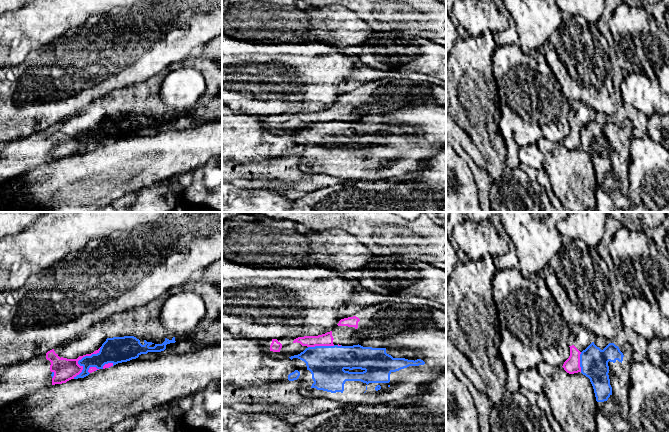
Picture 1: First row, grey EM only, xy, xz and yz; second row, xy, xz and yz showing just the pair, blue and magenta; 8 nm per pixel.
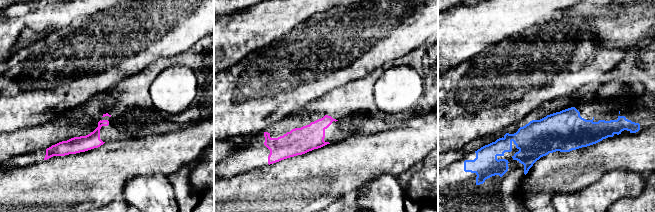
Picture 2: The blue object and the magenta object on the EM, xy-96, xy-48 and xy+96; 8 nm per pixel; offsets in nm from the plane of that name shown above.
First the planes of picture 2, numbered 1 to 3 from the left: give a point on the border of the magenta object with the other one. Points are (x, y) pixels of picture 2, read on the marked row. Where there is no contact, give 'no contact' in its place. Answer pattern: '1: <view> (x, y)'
1: no contact
2: no contact
3: no contact

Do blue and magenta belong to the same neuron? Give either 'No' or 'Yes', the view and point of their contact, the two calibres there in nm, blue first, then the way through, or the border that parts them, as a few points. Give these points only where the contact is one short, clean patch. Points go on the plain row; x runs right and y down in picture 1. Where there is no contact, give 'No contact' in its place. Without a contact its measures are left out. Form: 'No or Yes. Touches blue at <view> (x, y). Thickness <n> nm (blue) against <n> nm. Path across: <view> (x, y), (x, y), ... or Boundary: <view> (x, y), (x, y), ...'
No. Touches blue at xy (82, 134). Thickness 190 nm (blue) against 180 nm

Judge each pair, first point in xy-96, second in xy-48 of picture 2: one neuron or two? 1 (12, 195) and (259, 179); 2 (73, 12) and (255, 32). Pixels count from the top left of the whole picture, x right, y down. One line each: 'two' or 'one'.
1: one
2: one

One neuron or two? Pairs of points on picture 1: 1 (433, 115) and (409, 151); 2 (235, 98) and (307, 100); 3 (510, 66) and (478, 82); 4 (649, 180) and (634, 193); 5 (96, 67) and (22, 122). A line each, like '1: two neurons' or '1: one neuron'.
1: two neurons
2: one neuron
3: two neurons
4: one neuron
5: one neuron

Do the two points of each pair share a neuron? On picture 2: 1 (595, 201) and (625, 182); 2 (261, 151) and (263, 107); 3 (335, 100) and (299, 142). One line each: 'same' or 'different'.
1: same
2: different
3: same

